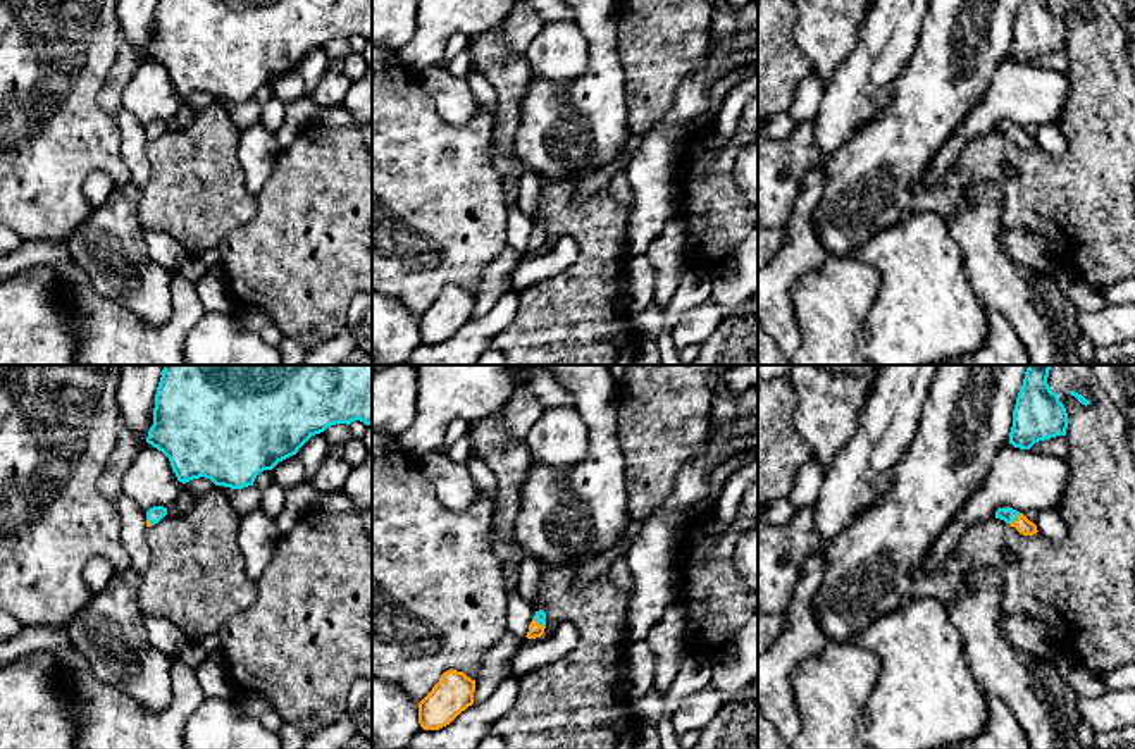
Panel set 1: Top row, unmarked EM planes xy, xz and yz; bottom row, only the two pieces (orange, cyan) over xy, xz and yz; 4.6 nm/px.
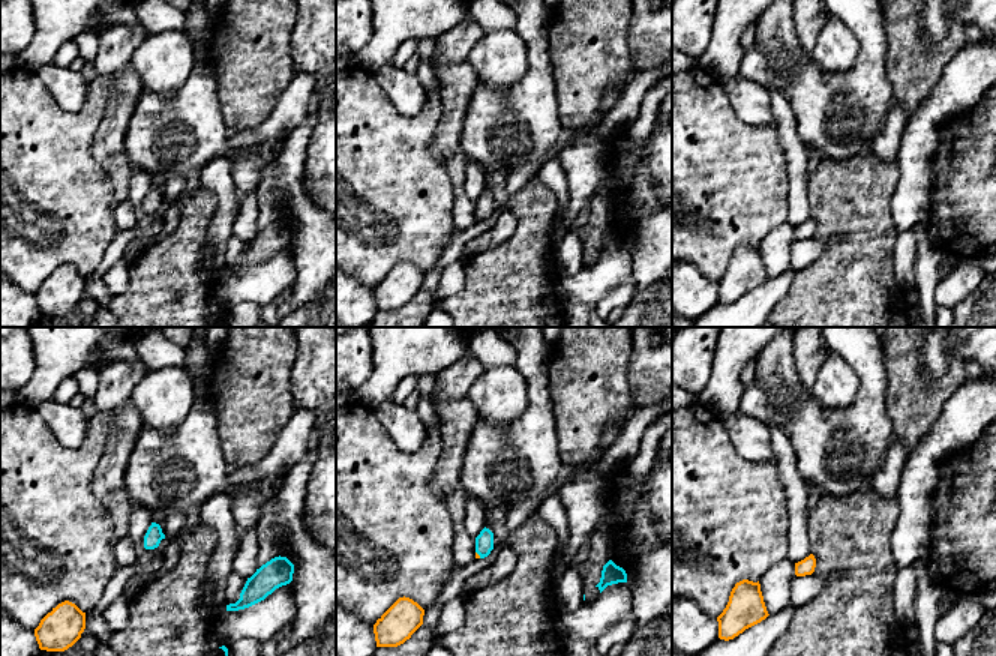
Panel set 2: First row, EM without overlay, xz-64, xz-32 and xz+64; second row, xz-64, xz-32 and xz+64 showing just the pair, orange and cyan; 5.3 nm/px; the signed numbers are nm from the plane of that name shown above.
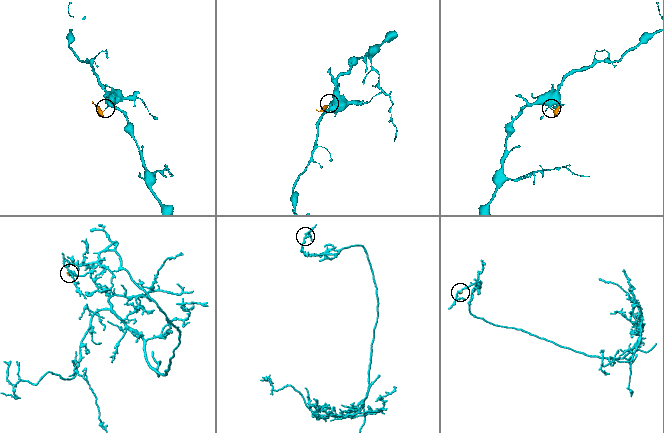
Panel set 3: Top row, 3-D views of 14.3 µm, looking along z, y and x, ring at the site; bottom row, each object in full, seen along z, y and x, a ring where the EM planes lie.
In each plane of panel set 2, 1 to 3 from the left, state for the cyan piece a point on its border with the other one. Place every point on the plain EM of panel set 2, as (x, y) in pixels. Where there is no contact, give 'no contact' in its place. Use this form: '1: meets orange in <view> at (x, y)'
1: no contact
2: meets orange in xz-32 at (477, 218)
3: no contact

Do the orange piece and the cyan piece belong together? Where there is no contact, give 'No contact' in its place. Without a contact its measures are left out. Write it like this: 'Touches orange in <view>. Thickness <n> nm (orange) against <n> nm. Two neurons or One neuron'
Touches orange in yz. Thickness 80 nm (orange) against 70 nm. One neuron

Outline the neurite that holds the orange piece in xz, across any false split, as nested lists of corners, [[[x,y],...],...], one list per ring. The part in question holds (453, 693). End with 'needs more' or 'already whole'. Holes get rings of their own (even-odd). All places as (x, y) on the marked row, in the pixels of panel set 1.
[[[448,670],[432,690],[419,703],[419,723],[424,730],[450,725],[462,711],[474,704],[475,680],[463,672]]] | already whole

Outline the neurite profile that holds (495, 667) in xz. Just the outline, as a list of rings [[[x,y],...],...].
[[[506,632],[493,644],[481,659],[481,673],[475,680],[474,704],[482,704],[489,699],[494,689],[508,677],[510,661],[520,646],[520,639]]]

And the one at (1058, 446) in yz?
[[[1056,436],[1045,441],[1039,441],[1030,449],[1035,449],[1040,455],[1056,456],[1061,460],[1070,458],[1070,444],[1066,441],[1066,436]]]

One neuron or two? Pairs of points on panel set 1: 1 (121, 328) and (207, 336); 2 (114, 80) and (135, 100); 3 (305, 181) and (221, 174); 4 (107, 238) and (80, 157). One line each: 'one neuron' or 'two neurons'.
1: two neurons
2: two neurons
3: two neurons
4: two neurons

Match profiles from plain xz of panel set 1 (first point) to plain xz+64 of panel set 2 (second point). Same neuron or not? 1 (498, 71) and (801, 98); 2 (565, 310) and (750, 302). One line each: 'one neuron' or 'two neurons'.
1: two neurons
2: two neurons

